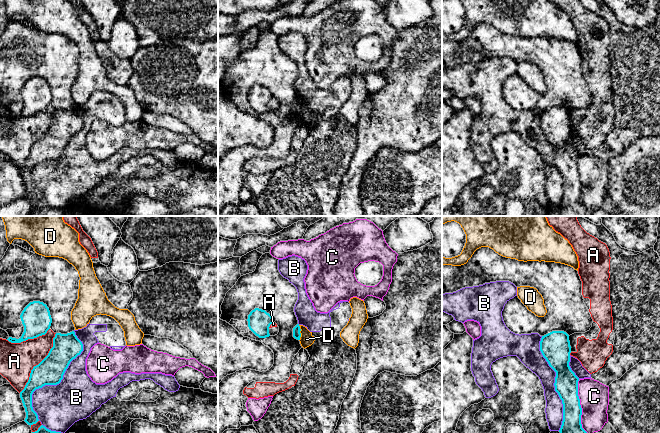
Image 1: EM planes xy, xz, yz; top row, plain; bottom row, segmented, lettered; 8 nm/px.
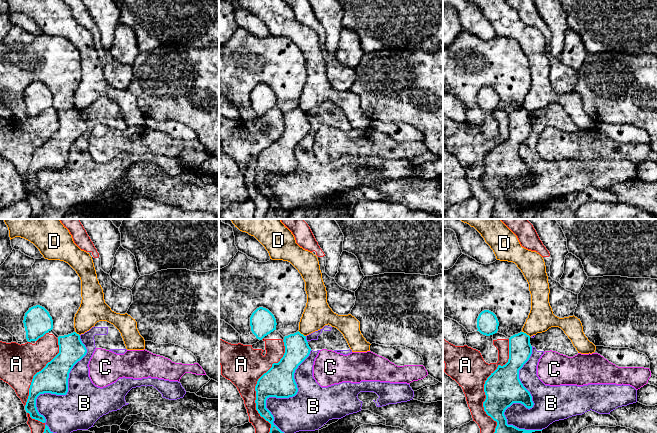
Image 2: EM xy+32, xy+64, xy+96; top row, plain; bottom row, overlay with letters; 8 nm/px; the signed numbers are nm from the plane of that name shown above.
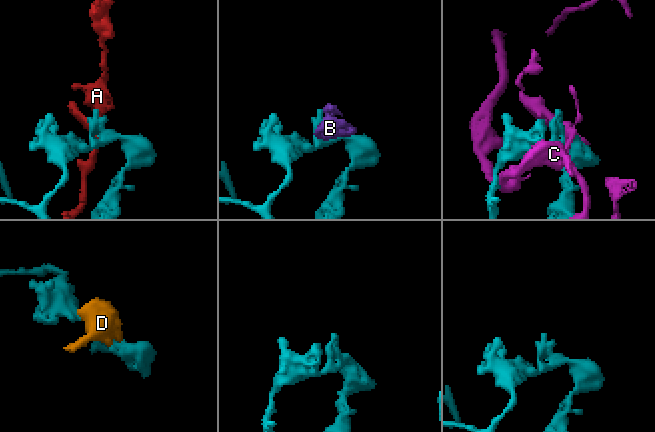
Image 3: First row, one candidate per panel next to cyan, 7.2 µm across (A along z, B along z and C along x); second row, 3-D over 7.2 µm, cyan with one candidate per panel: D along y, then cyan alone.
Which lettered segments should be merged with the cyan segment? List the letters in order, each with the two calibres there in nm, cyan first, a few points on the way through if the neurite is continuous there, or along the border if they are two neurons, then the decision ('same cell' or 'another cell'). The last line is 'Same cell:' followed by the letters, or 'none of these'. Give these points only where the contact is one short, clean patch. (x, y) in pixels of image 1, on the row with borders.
A: calibres 220 and 280 nm; another cell
B: calibres 220 and 360 nm; another cell
C: calibres 190 and 240 nm; another cell
D: calibres 60 and 110 nm; border xz (298, 325), (300, 329), (299, 340); another cell
Same cell: none of these

